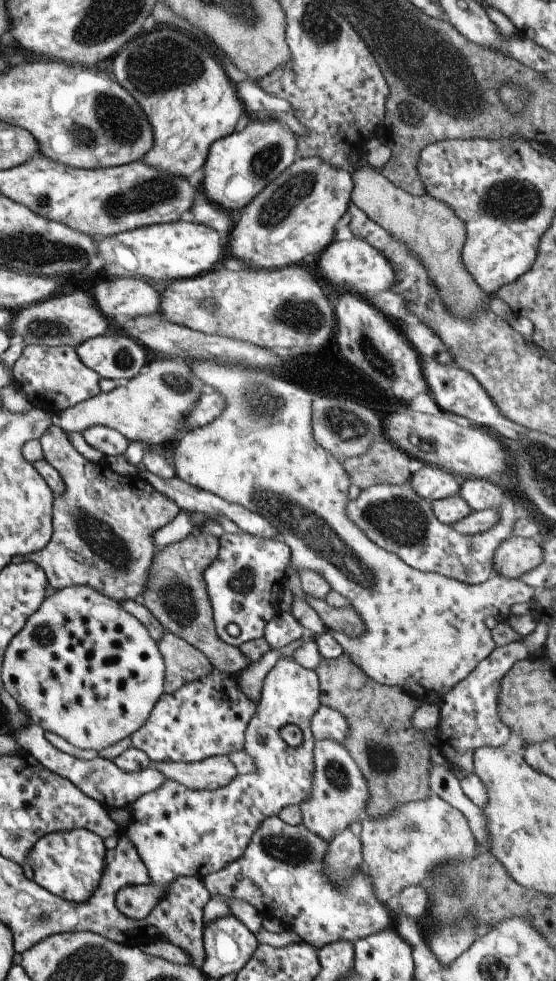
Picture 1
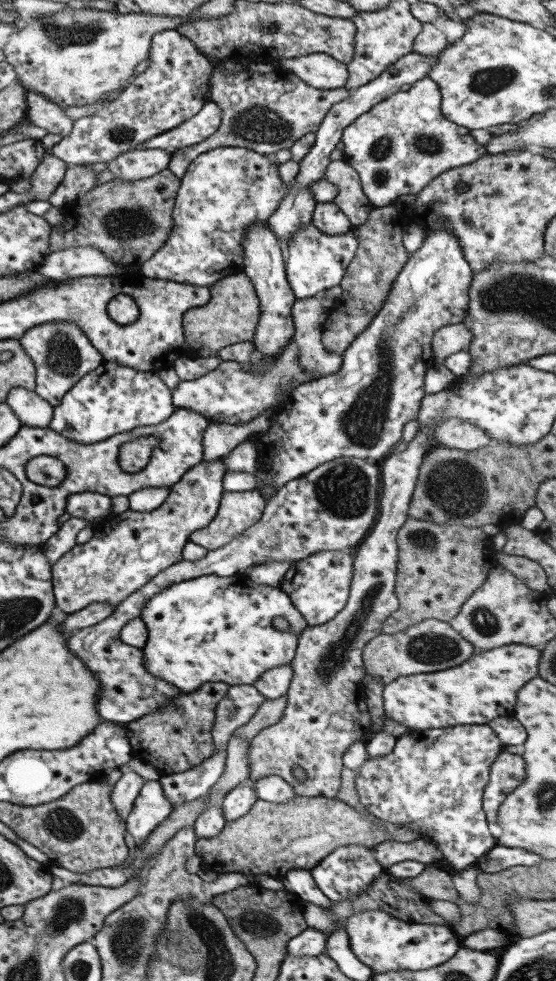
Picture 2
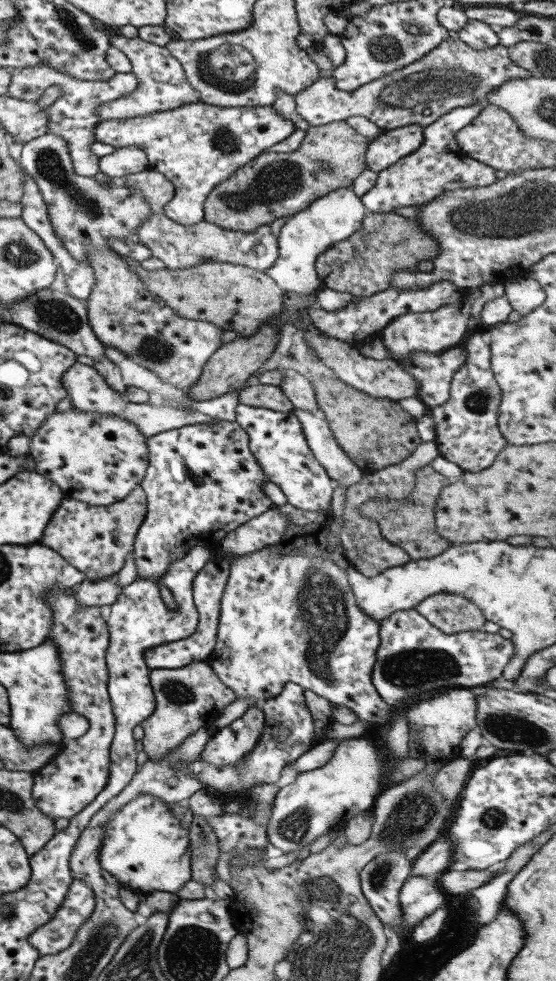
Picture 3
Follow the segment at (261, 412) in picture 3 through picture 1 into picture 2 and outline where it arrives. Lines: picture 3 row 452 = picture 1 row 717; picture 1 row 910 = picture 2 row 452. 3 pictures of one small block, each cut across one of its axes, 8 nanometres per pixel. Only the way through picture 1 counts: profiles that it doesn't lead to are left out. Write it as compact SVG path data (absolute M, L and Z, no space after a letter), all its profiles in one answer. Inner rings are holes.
M143 436L122 444L116 458L119 468L127 474L142 471L149 461L155 443L154 436Z

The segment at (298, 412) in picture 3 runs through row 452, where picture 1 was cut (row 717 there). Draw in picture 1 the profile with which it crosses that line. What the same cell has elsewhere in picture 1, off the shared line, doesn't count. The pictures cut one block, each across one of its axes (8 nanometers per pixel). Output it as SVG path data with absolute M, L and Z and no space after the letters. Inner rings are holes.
M321 705L311 717L310 731L315 740L329 739L341 743L348 735L348 722L334 708Z

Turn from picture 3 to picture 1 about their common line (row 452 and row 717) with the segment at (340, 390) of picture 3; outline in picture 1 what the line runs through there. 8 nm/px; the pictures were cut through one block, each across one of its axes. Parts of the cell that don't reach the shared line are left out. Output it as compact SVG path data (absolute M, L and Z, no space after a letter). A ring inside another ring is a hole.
M344 653L331 660L321 659L314 671L318 678L320 704L334 708L348 722L348 735L341 744L348 750L349 756L365 777L370 796L366 804L368 818L381 818L389 815L398 804L421 801L431 796L428 783L431 745L424 740L423 732L415 730L410 721L412 712L421 702L399 687L388 687L373 682L357 665L349 662L348 656Z

